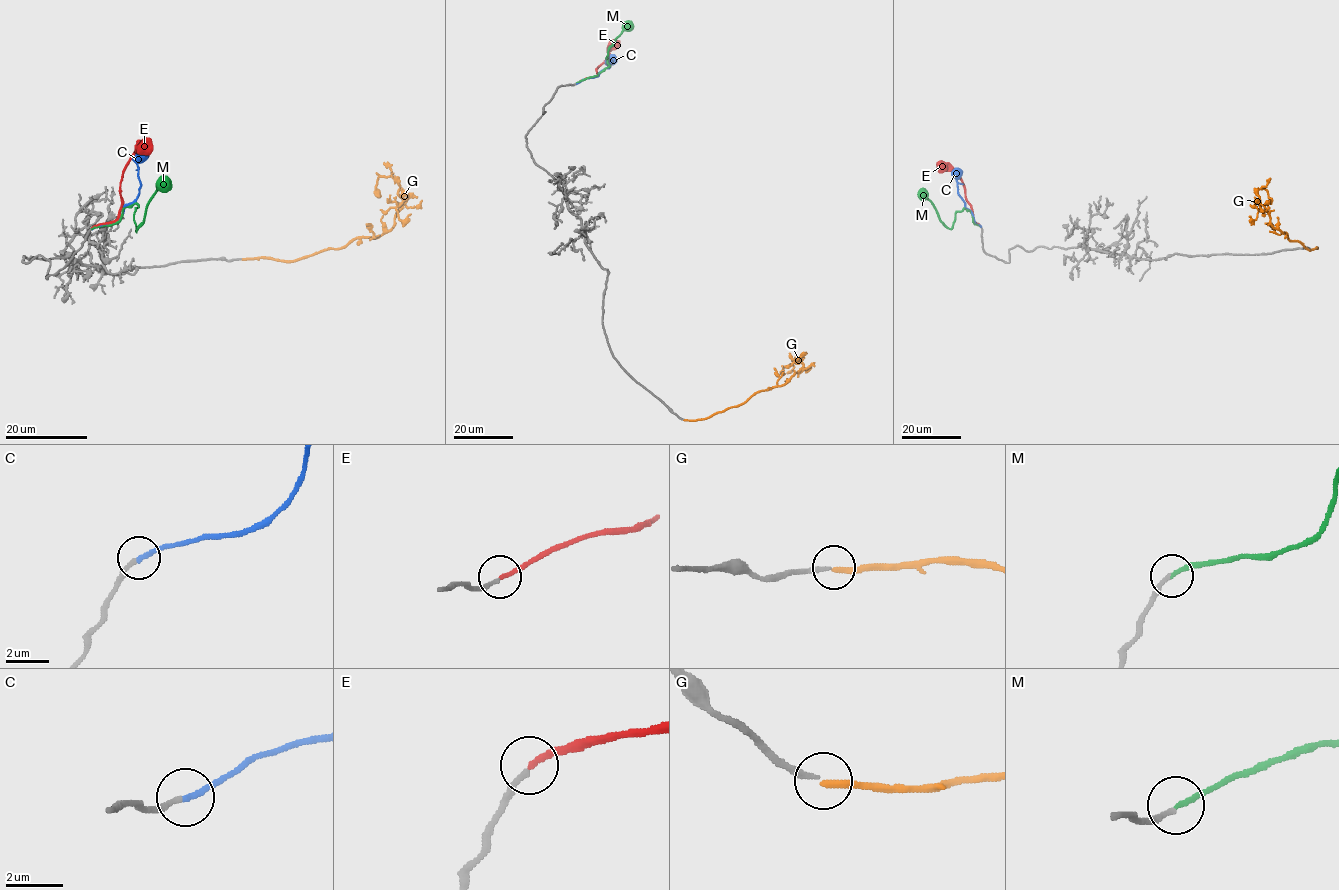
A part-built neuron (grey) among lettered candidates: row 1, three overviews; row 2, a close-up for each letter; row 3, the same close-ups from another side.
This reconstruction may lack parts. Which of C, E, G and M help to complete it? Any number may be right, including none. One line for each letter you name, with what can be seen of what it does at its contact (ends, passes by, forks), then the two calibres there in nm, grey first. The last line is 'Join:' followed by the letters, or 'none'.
C: It ends there. Thickness 180 nm (grey) against 200 nm
G: It ends there. Thickness 200 nm (grey) against 240 nm
Join: C, G

